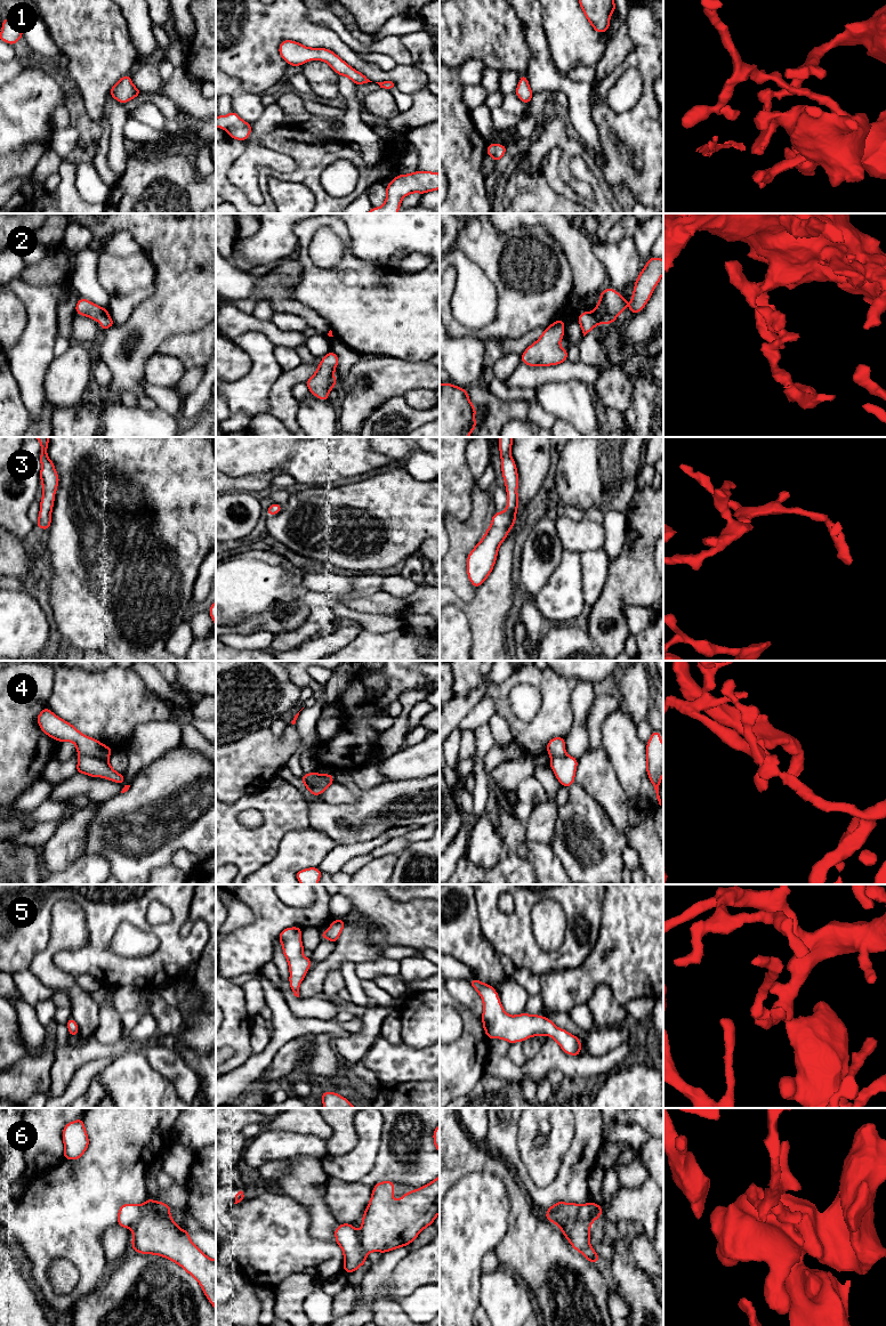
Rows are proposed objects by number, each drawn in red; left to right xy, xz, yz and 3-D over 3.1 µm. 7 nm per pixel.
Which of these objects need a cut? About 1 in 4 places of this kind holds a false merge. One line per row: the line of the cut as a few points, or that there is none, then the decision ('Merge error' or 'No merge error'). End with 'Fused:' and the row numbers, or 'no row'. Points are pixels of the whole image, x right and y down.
1: No split. No merge error
2: No split. No merge error
3: No split. No merge error
4: Split along xy (80, 754), (104, 756), (106, 758). Merge error
5: No split. No merge error
6: Split along xy (142, 1205), (142, 1215), (133, 1229). Merge error
Fused: 4, 6

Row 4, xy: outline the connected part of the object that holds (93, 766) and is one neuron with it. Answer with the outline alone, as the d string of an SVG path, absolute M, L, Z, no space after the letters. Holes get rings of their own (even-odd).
M79 755L76 773L86 774L91 777L111 779L114 783L123 783L126 778L116 773L105 757Z

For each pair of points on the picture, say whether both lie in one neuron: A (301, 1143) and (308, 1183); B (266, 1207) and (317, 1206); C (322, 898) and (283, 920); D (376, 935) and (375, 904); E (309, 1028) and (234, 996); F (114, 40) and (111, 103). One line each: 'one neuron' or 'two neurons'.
A: two neurons
B: two neurons
C: one neuron
D: one neuron
E: two neurons
F: two neurons

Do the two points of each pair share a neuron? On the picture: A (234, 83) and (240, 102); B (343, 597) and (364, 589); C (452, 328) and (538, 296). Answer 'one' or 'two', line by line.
A: two
B: one
C: one

